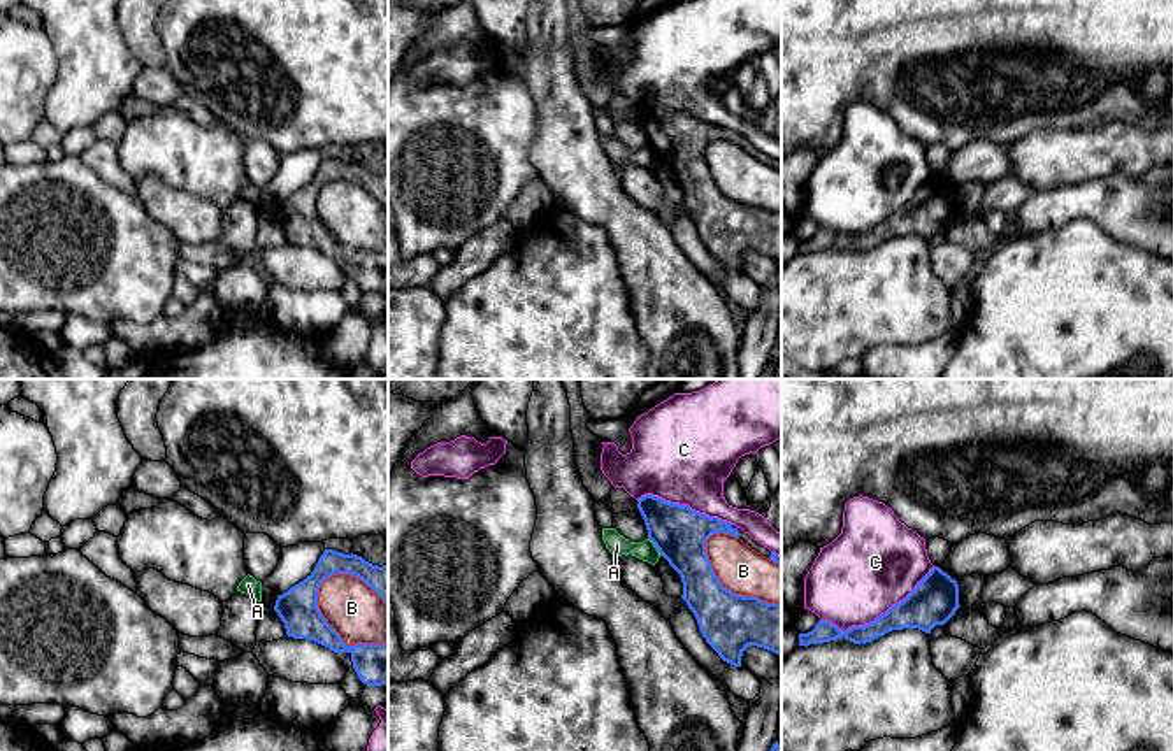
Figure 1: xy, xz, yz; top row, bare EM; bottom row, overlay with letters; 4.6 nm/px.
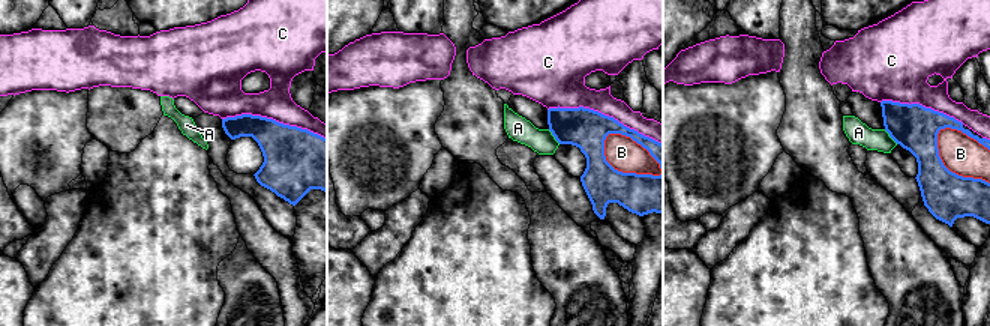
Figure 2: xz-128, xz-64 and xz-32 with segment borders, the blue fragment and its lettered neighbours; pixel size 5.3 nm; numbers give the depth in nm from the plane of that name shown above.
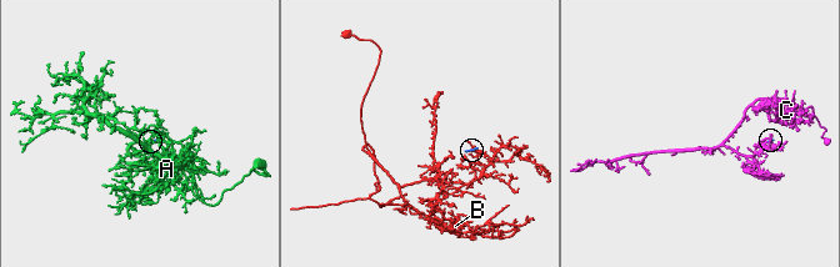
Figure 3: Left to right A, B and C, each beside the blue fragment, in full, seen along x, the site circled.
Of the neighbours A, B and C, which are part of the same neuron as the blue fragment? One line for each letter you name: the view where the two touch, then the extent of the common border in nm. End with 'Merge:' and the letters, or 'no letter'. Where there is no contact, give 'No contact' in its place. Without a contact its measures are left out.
Merge: no letter

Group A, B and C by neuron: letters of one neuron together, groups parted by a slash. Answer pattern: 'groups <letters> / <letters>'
groups A / B / C

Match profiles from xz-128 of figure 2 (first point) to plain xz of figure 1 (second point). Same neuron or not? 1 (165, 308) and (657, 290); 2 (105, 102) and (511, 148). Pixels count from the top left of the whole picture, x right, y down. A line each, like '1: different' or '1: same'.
1: different
2: different

